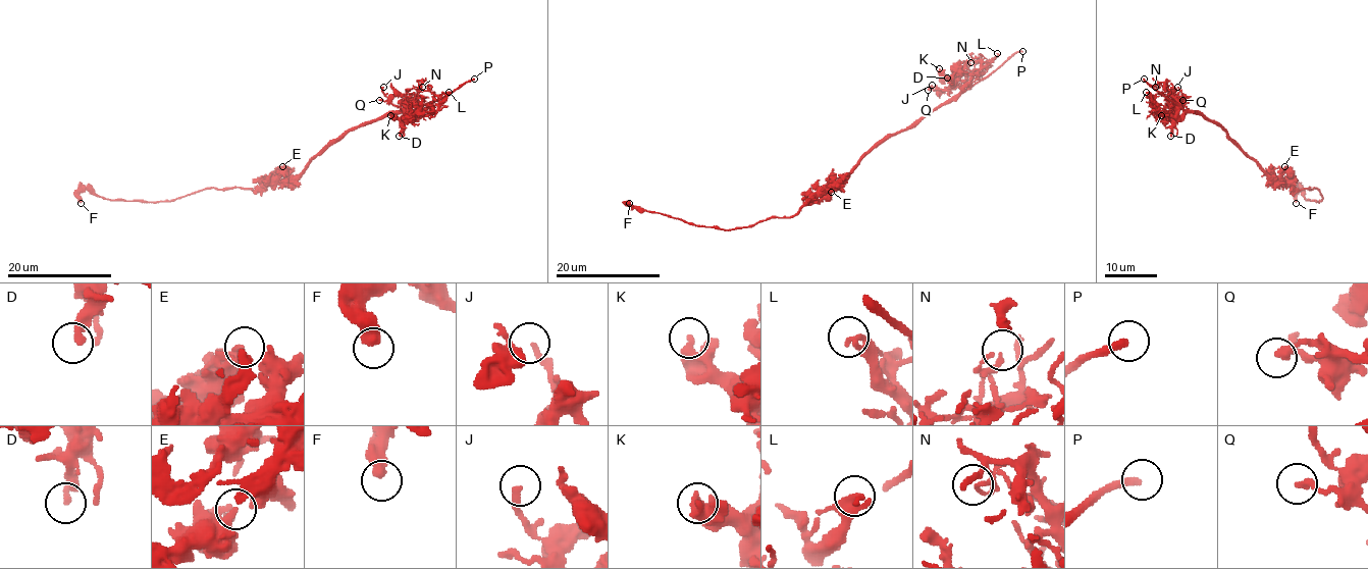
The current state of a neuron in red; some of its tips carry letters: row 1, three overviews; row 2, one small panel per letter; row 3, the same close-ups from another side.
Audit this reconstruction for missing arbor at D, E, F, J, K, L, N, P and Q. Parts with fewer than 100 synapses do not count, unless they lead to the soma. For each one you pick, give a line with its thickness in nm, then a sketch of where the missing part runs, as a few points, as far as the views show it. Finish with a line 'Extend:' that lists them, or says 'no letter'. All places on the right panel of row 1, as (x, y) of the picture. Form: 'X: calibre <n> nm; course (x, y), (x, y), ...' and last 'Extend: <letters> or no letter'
P: calibre 280 nm; course (1144, 79), (1156, 67), (1168, 70), (1177, 68), (1189, 89), (1198, 84)
Extend: P

